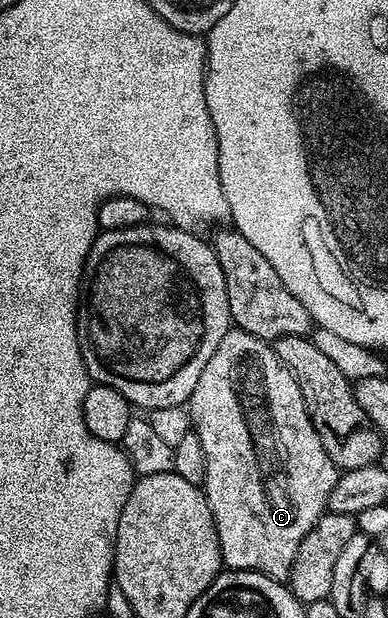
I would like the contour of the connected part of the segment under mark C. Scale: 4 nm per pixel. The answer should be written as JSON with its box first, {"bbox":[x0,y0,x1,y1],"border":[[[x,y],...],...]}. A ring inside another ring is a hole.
{"bbox":[189,327,341,582],"border":[[[232,327],[225,335],[225,339],[221,339],[217,351],[213,351],[213,359],[209,359],[209,363],[205,363],[205,371],[201,371],[201,379],[197,379],[197,387],[193,387],[189,412],[190,428],[197,435],[197,439],[201,439],[201,447],[205,451],[207,474],[201,488],[207,497],[209,511],[213,515],[224,566],[228,570],[248,569],[251,573],[263,573],[275,581],[286,582],[291,575],[297,547],[301,547],[301,539],[305,539],[305,535],[309,535],[309,531],[323,516],[327,509],[329,495],[341,472],[333,463],[333,459],[329,459],[329,451],[325,451],[325,443],[321,443],[321,435],[317,435],[317,431],[309,419],[309,411],[305,407],[305,399],[301,395],[299,382],[281,363],[281,359],[277,359],[274,348],[268,342],[249,335],[244,329]]]}

